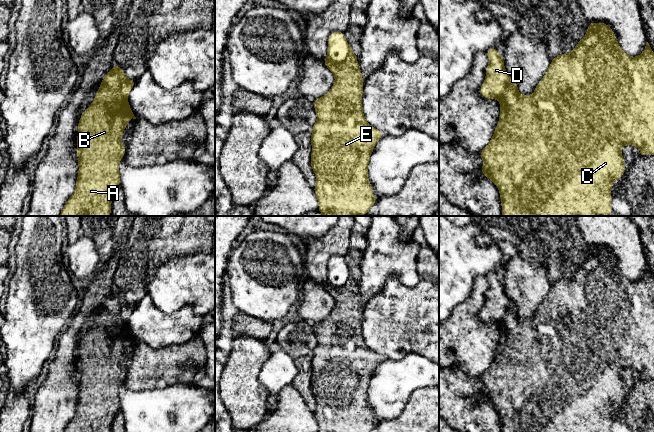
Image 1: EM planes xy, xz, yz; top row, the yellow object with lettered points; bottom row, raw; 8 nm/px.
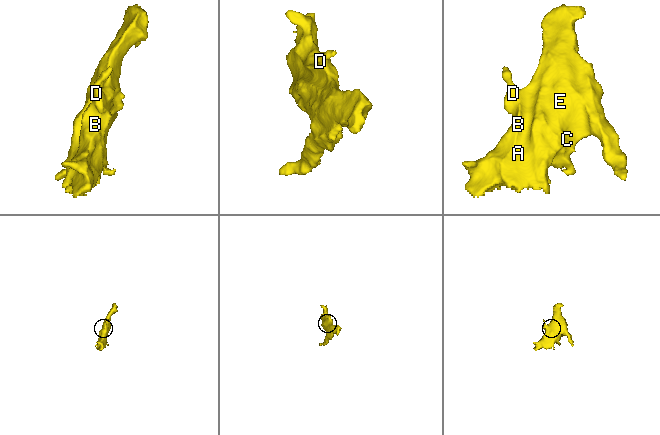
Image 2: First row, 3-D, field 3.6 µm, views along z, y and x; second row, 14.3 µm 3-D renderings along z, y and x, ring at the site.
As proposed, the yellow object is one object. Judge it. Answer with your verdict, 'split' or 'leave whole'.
split

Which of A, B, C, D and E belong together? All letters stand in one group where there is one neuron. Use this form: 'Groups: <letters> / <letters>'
Groups: A B C E / D

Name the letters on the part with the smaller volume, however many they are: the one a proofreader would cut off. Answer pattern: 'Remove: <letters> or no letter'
Remove: D

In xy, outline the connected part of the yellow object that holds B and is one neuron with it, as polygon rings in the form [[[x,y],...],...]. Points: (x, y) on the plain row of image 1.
[[[116,288],[113,294],[120,303],[120,315],[113,317],[101,307],[94,325],[81,338],[78,346],[78,401],[75,415],[63,432],[111,432],[114,417],[120,410],[119,386],[126,375],[121,359],[129,344],[136,343],[128,327],[128,319],[136,304],[129,304]]]

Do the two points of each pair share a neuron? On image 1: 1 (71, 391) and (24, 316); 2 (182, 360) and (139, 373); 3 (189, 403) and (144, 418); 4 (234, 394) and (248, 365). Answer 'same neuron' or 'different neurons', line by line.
1: different neurons
2: same neuron
3: same neuron
4: same neuron

